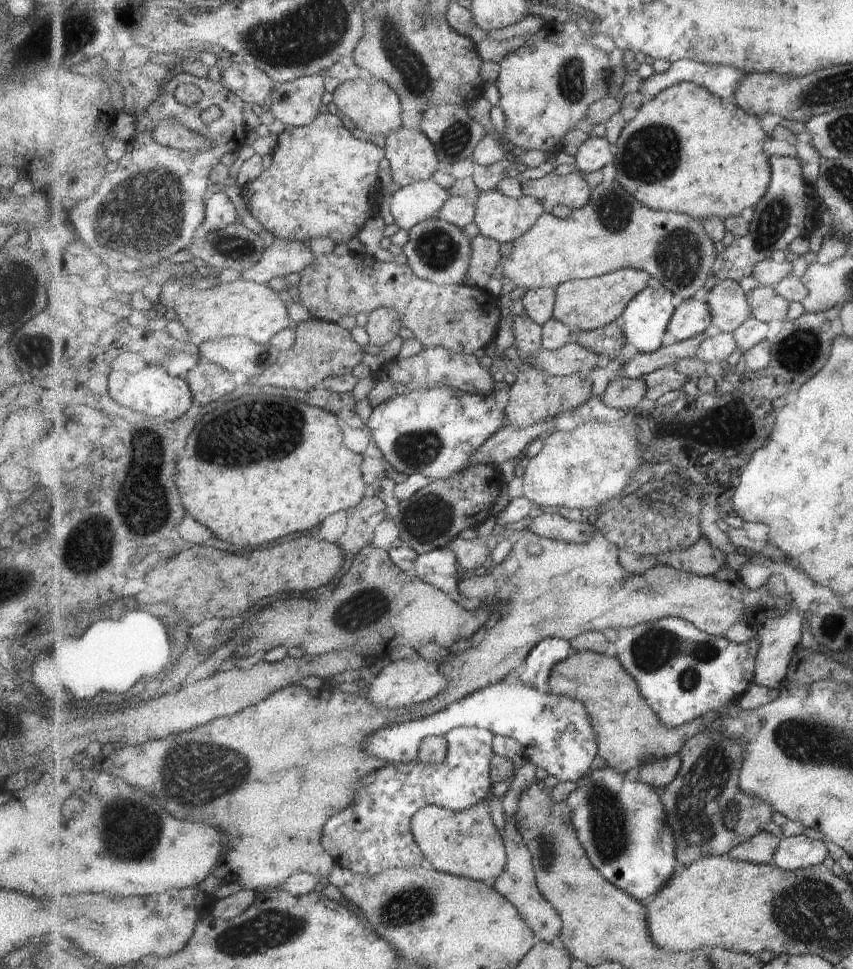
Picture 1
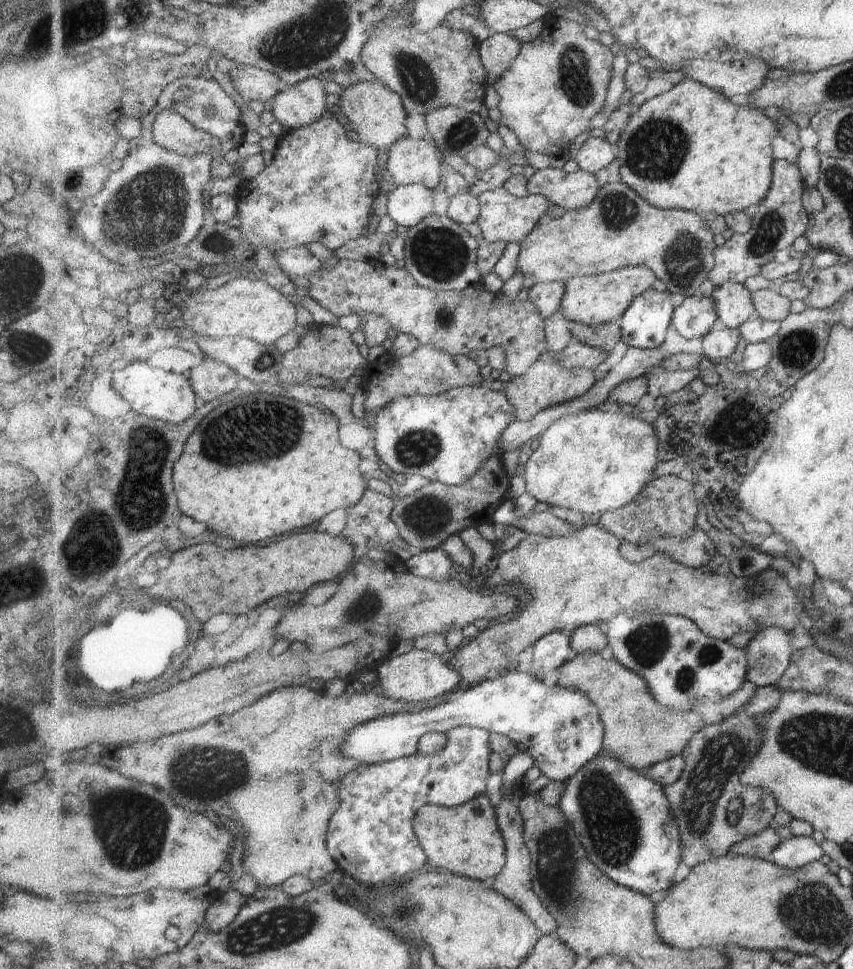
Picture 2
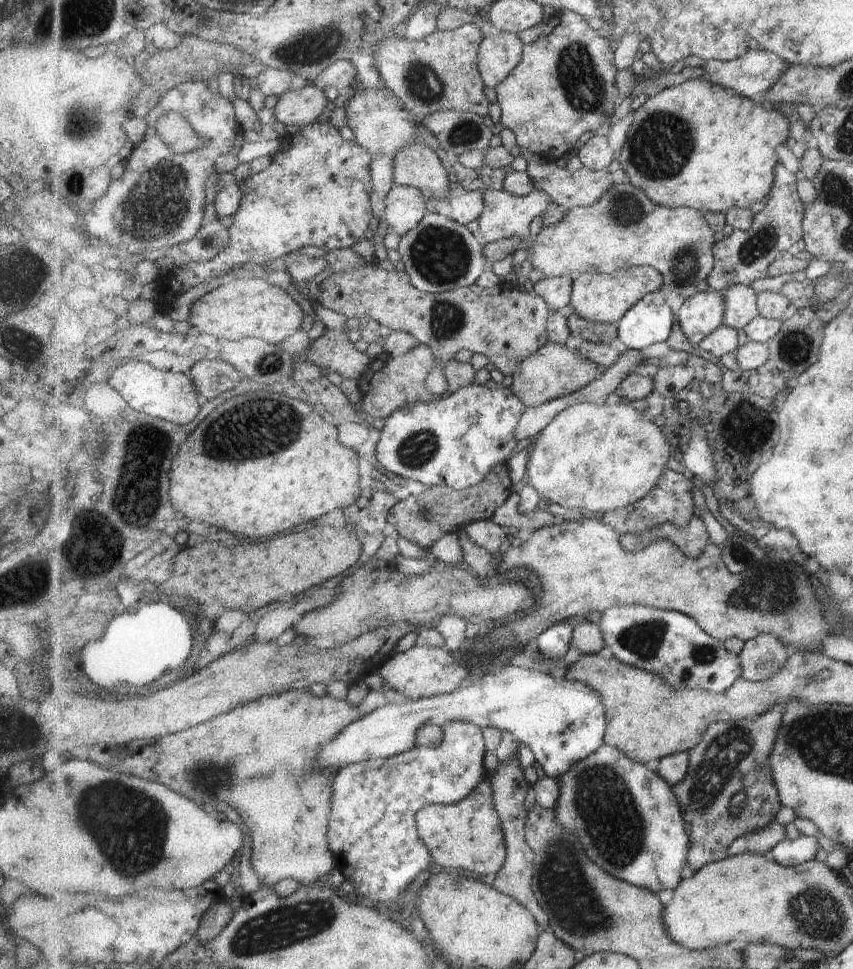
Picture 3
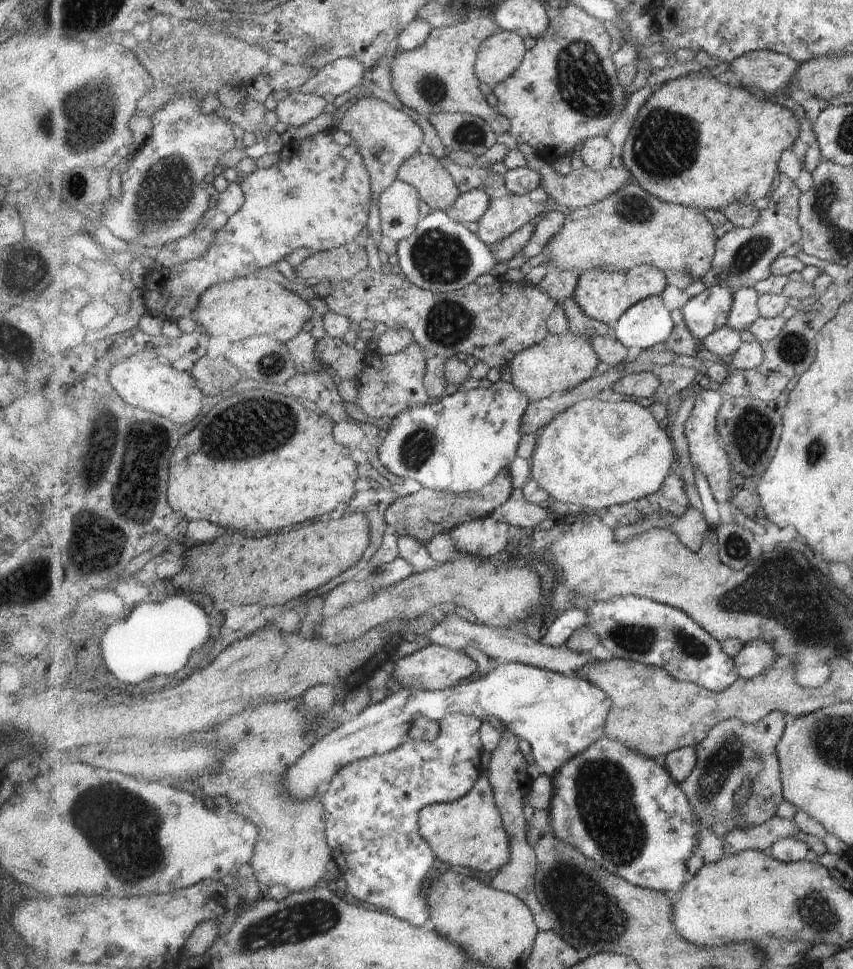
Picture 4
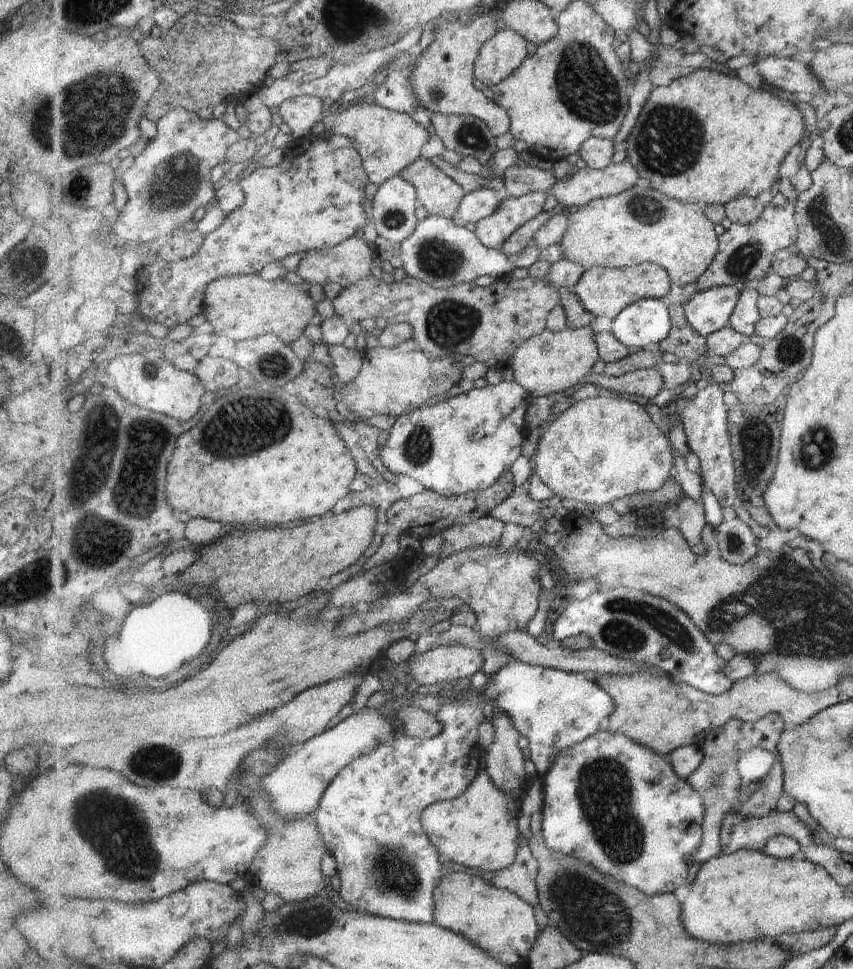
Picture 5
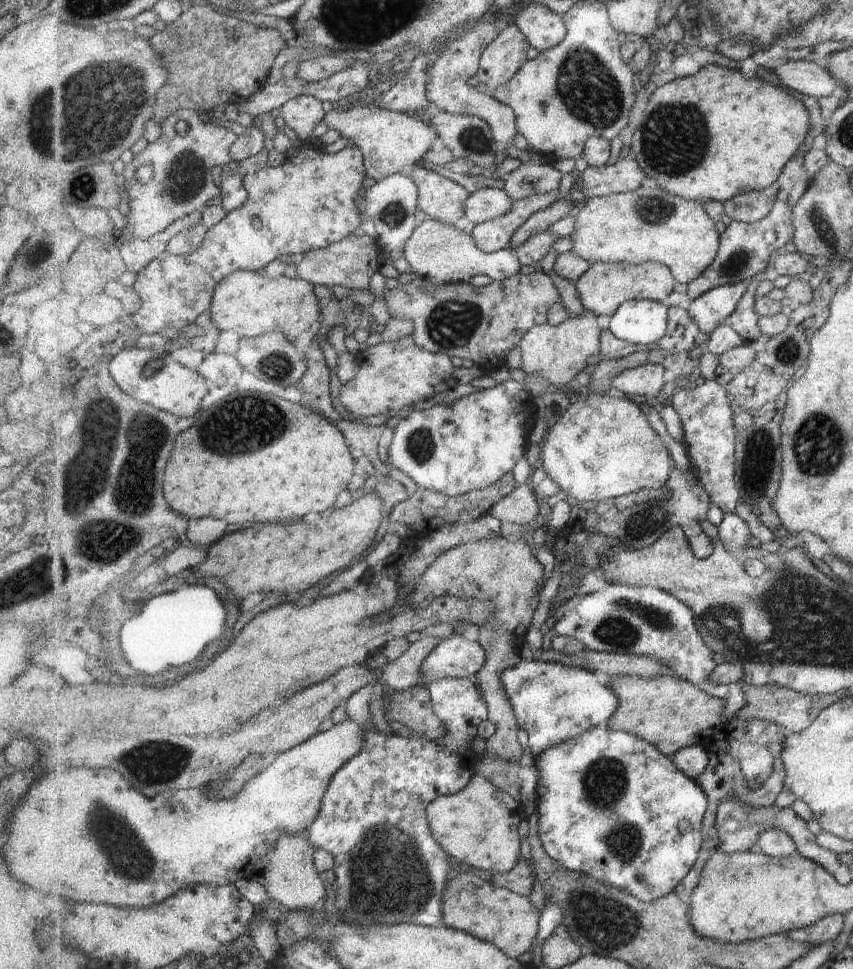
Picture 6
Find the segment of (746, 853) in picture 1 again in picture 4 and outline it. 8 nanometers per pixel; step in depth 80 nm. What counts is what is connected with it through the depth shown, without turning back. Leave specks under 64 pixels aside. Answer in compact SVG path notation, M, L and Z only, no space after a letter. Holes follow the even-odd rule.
M775 816L772 820L759 824L758 826L733 828L731 834L725 836L726 856L745 852L745 850L757 850L763 853L769 851L769 848L782 840L783 838L796 838L796 834L803 832L794 818L779 818Z

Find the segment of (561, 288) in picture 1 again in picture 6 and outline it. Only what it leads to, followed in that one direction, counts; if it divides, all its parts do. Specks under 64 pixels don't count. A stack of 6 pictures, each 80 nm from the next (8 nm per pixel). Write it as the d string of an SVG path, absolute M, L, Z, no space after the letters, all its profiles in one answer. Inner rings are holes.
M655 261L640 265L629 263L592 263L591 268L577 281L576 287L587 311L612 317L630 300L651 299L664 303L675 288L675 277L668 266Z

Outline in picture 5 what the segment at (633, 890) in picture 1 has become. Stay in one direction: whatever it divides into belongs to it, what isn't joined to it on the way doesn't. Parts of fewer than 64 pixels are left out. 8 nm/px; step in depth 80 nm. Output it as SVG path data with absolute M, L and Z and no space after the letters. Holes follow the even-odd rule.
M601 731L588 738L585 742L575 745L570 749L561 751L554 760L553 766L543 777L544 780L544 819L543 832L547 846L552 851L572 856L588 862L603 874L617 881L626 882L634 889L643 891L645 895L656 895L661 893L672 893L690 884L690 860L698 852L702 845L704 817L706 804L703 797L691 785L688 779L677 774L666 756L657 754L649 747L640 745L633 739L627 738L621 733L610 733Z

